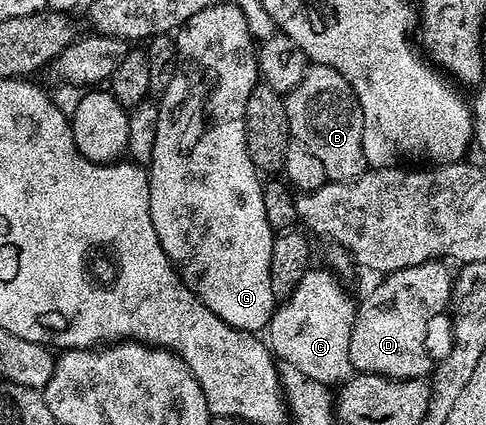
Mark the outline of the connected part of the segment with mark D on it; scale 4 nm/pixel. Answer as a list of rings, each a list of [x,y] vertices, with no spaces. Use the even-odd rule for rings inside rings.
[[[409,266],[396,271],[396,277],[383,277],[366,299],[357,303],[357,321],[351,334],[351,364],[364,374],[383,374],[386,378],[426,378],[432,364],[426,360],[422,337],[426,320],[440,310],[446,300],[447,278],[440,266],[417,269]]]

